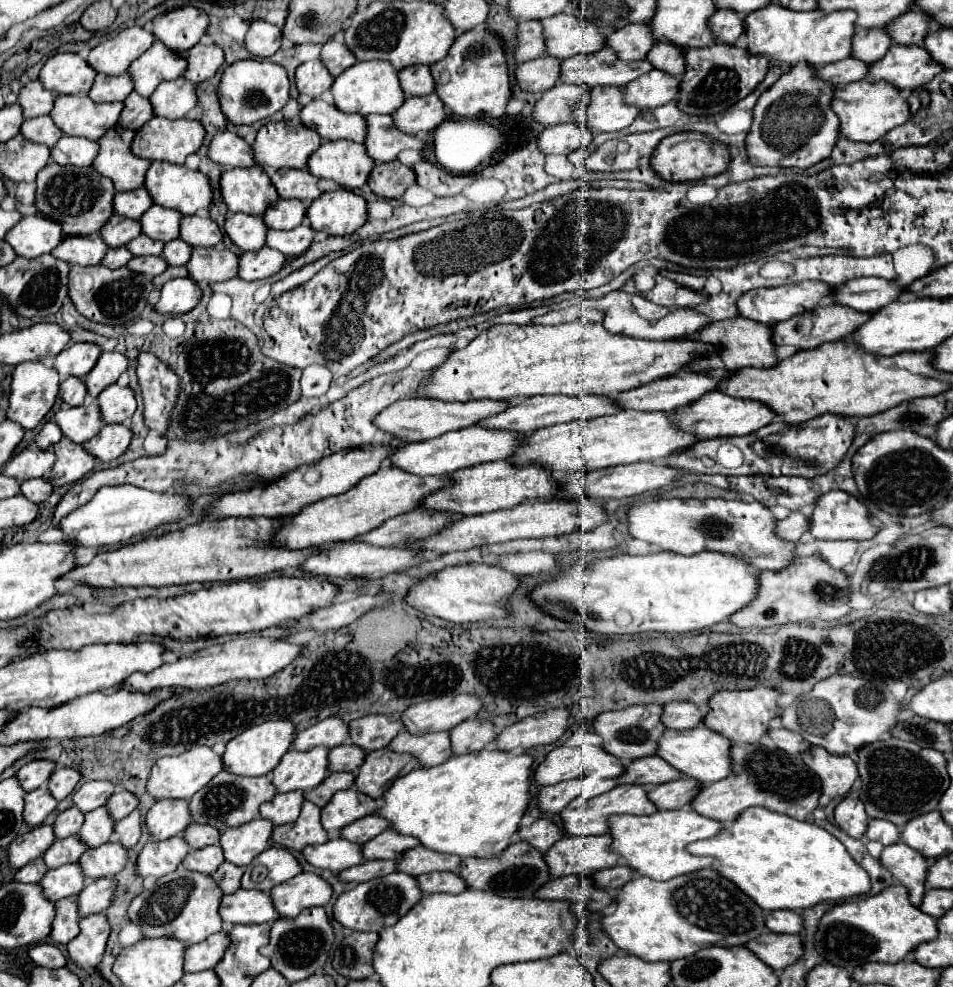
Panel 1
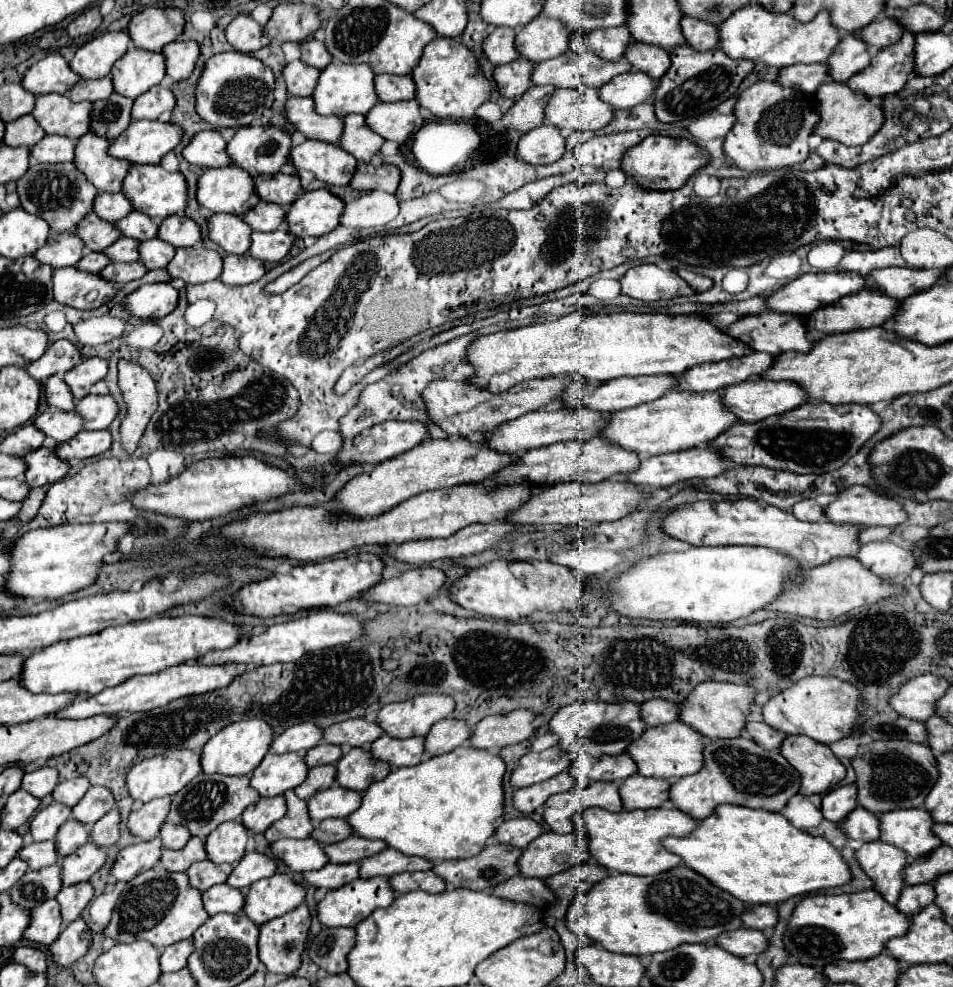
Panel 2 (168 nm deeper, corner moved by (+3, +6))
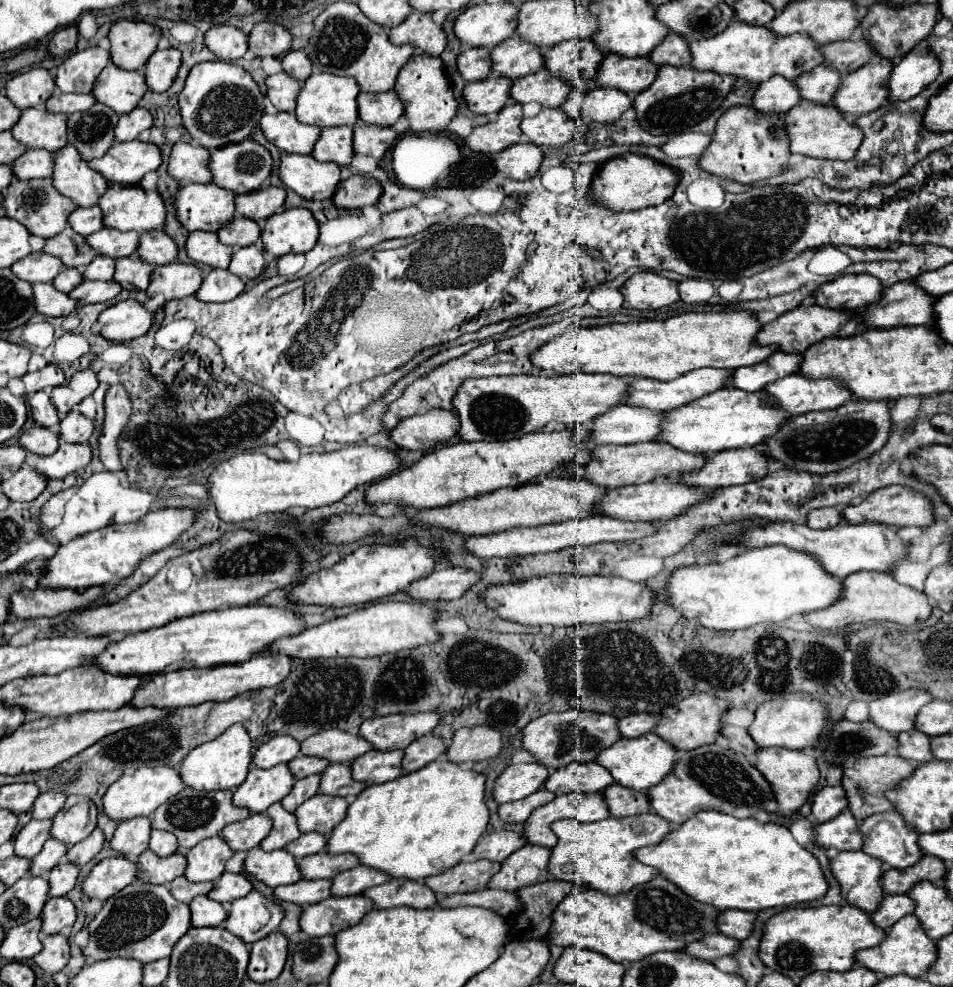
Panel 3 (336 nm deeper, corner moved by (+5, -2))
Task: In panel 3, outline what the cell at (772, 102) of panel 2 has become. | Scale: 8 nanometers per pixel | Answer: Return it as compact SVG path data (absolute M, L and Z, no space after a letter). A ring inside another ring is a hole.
M738 105L722 113L714 129L712 143L706 147L706 151L698 159L698 165L716 177L750 185L760 179L768 179L782 173L784 163L790 157L788 145L790 143L786 137L782 115L756 113L750 107Z

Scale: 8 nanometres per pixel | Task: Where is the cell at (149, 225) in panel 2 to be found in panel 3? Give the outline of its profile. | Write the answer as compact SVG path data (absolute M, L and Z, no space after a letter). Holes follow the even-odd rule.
M100 229L86 237L86 245L90 245L98 255L108 255L112 259L128 257L136 251L138 233L124 233L114 229Z

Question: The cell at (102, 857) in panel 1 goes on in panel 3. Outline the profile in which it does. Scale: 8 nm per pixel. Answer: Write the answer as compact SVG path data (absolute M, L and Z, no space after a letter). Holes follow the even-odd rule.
M64 861L64 863L58 863L52 871L50 871L50 877L48 877L48 883L50 883L50 891L48 891L48 897L64 897L74 885L76 885L76 879L78 879L78 867Z

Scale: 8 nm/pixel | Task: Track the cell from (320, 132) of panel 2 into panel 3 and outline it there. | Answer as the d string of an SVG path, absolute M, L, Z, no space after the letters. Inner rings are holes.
M294 113L264 115L260 119L260 129L264 137L274 143L284 153L312 153L312 145L320 135L320 129L312 125L302 125L296 121Z

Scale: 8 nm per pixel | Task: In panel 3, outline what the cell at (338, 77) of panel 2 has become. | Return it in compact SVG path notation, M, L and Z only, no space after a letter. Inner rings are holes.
M312 73L308 81L302 83L302 89L296 97L296 119L304 125L316 125L316 127L338 127L338 125L356 125L358 121L358 109L356 109L356 97L360 89L356 85L356 79L352 77L338 77L328 73Z

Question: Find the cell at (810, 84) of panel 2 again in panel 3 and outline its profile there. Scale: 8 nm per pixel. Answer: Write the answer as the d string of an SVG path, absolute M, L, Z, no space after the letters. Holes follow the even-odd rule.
M772 77L764 85L758 85L750 107L758 113L786 113L800 101L794 81L784 77Z

